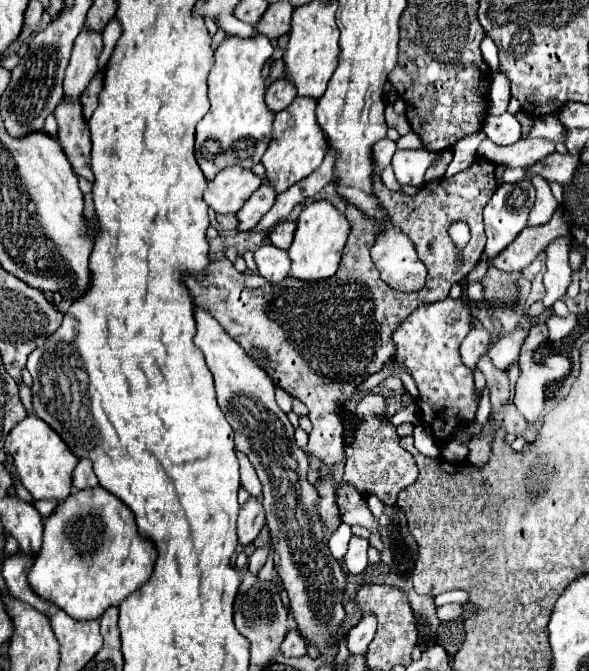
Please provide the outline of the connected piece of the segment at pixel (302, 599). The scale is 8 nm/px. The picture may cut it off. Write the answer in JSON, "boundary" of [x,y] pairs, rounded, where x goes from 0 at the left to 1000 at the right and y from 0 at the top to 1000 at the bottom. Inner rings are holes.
{"boundary":[[[329,455],[329,475],[329,514],[346,526],[363,559],[370,607],[397,639],[401,669],[424,684],[448,726],[445,753],[452,762],[452,782],[462,791],[465,842],[486,872],[496,902],[492,914],[513,949],[540,964],[543,973],[553,973],[581,952],[574,940],[577,928],[587,923],[581,902],[587,857],[547,803],[550,791],[543,773],[537,773],[537,729],[520,714],[523,681],[499,660],[499,636],[465,595],[462,565],[414,529],[407,511],[401,511],[346,458]]]}

